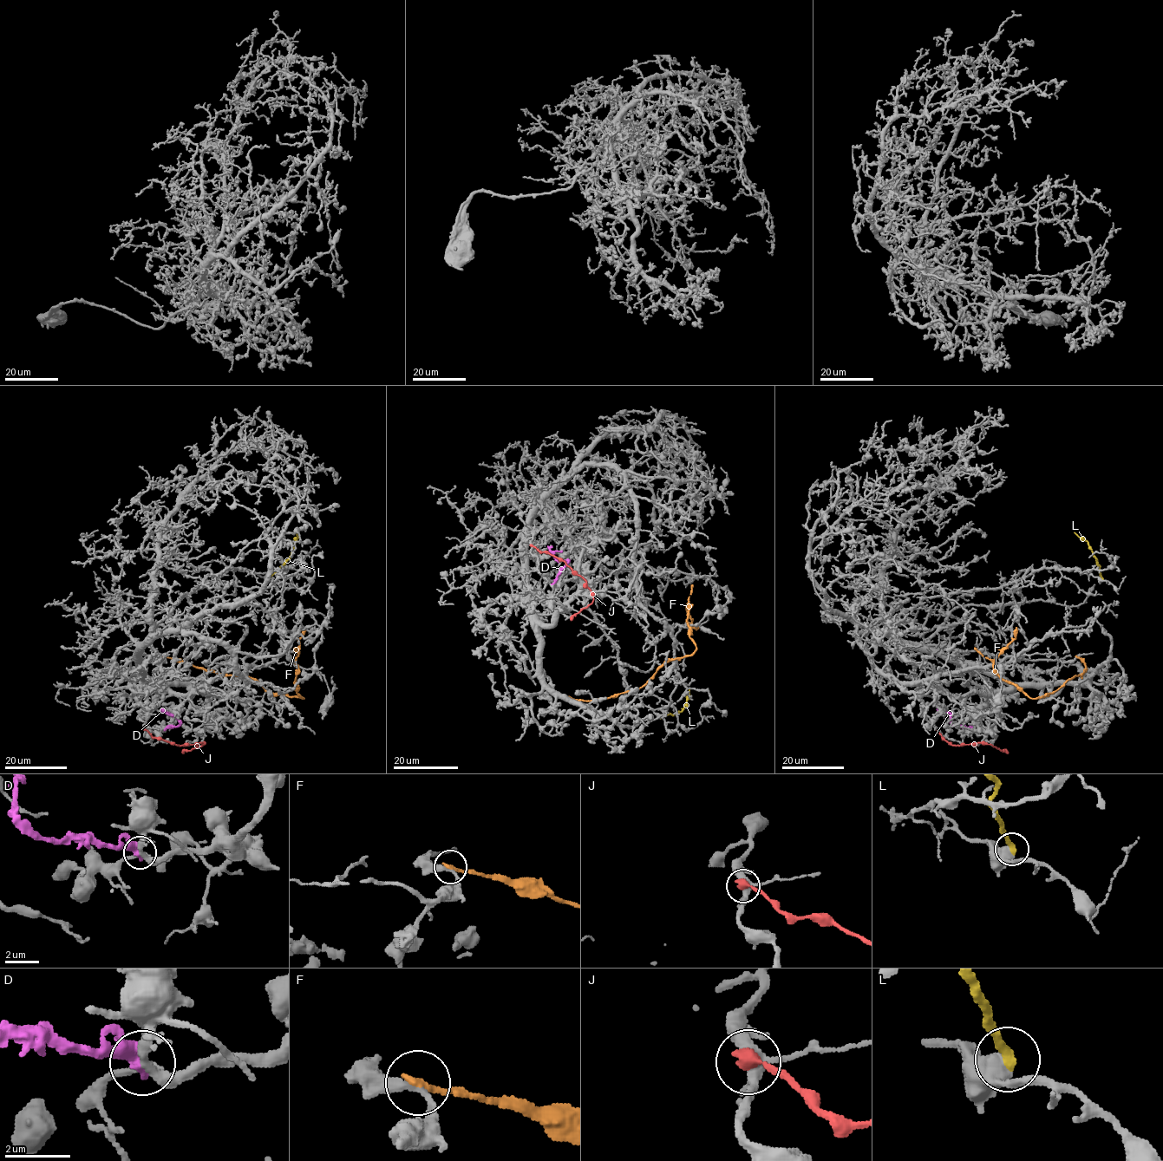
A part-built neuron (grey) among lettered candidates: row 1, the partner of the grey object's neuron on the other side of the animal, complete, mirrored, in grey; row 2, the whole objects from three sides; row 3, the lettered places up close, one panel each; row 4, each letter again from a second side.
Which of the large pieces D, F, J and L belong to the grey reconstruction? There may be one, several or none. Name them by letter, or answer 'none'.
none

